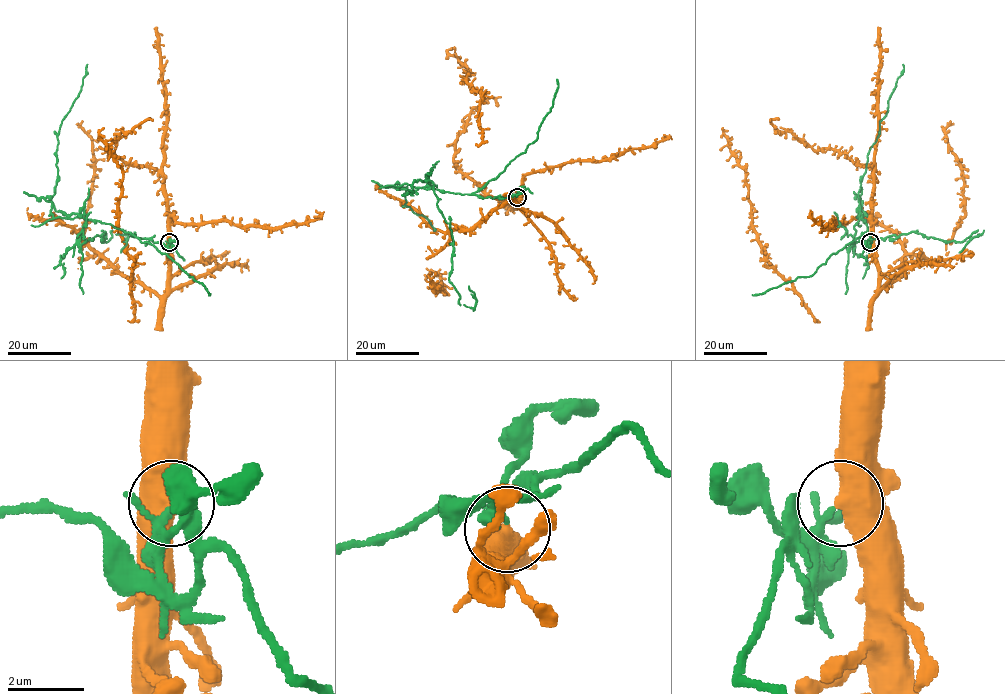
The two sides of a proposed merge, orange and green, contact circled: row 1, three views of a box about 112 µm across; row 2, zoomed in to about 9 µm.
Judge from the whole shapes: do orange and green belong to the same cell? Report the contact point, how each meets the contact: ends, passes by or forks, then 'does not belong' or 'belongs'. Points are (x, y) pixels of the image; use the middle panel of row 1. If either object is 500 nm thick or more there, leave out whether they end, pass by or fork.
(517, 197) | does not belong

